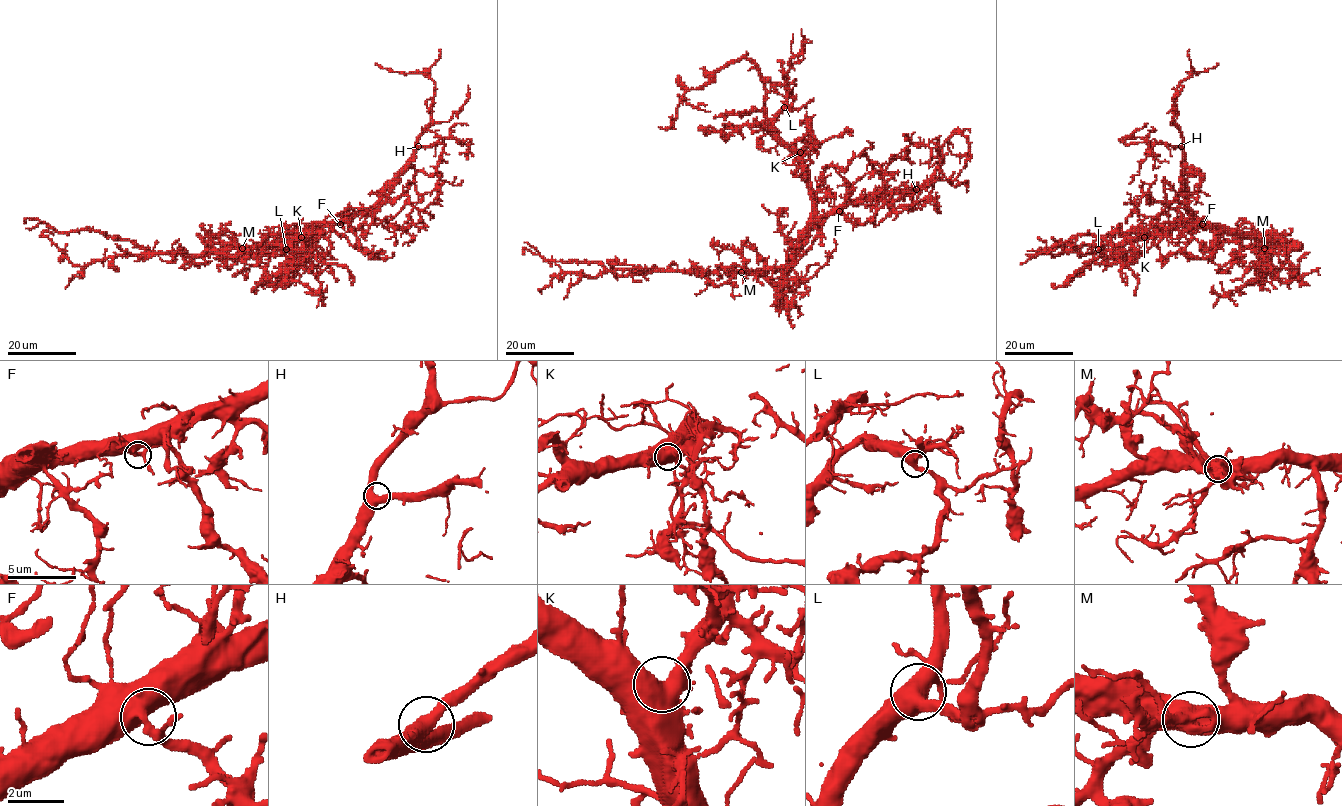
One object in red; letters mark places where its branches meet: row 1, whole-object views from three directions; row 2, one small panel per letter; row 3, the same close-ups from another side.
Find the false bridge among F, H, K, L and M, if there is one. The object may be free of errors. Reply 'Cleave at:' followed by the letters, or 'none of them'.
Cleave at: none of them

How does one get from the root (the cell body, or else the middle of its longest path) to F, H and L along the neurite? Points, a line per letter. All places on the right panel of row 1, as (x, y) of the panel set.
F: (1222, 230), (1208, 223), (1202, 224)
H: (1222, 230), (1202, 222), (1189, 207), (1184, 149), (1181, 146)
L: (1222, 230), (1209, 226), (1179, 226), (1122, 243), (1105, 243), (1098, 249)

